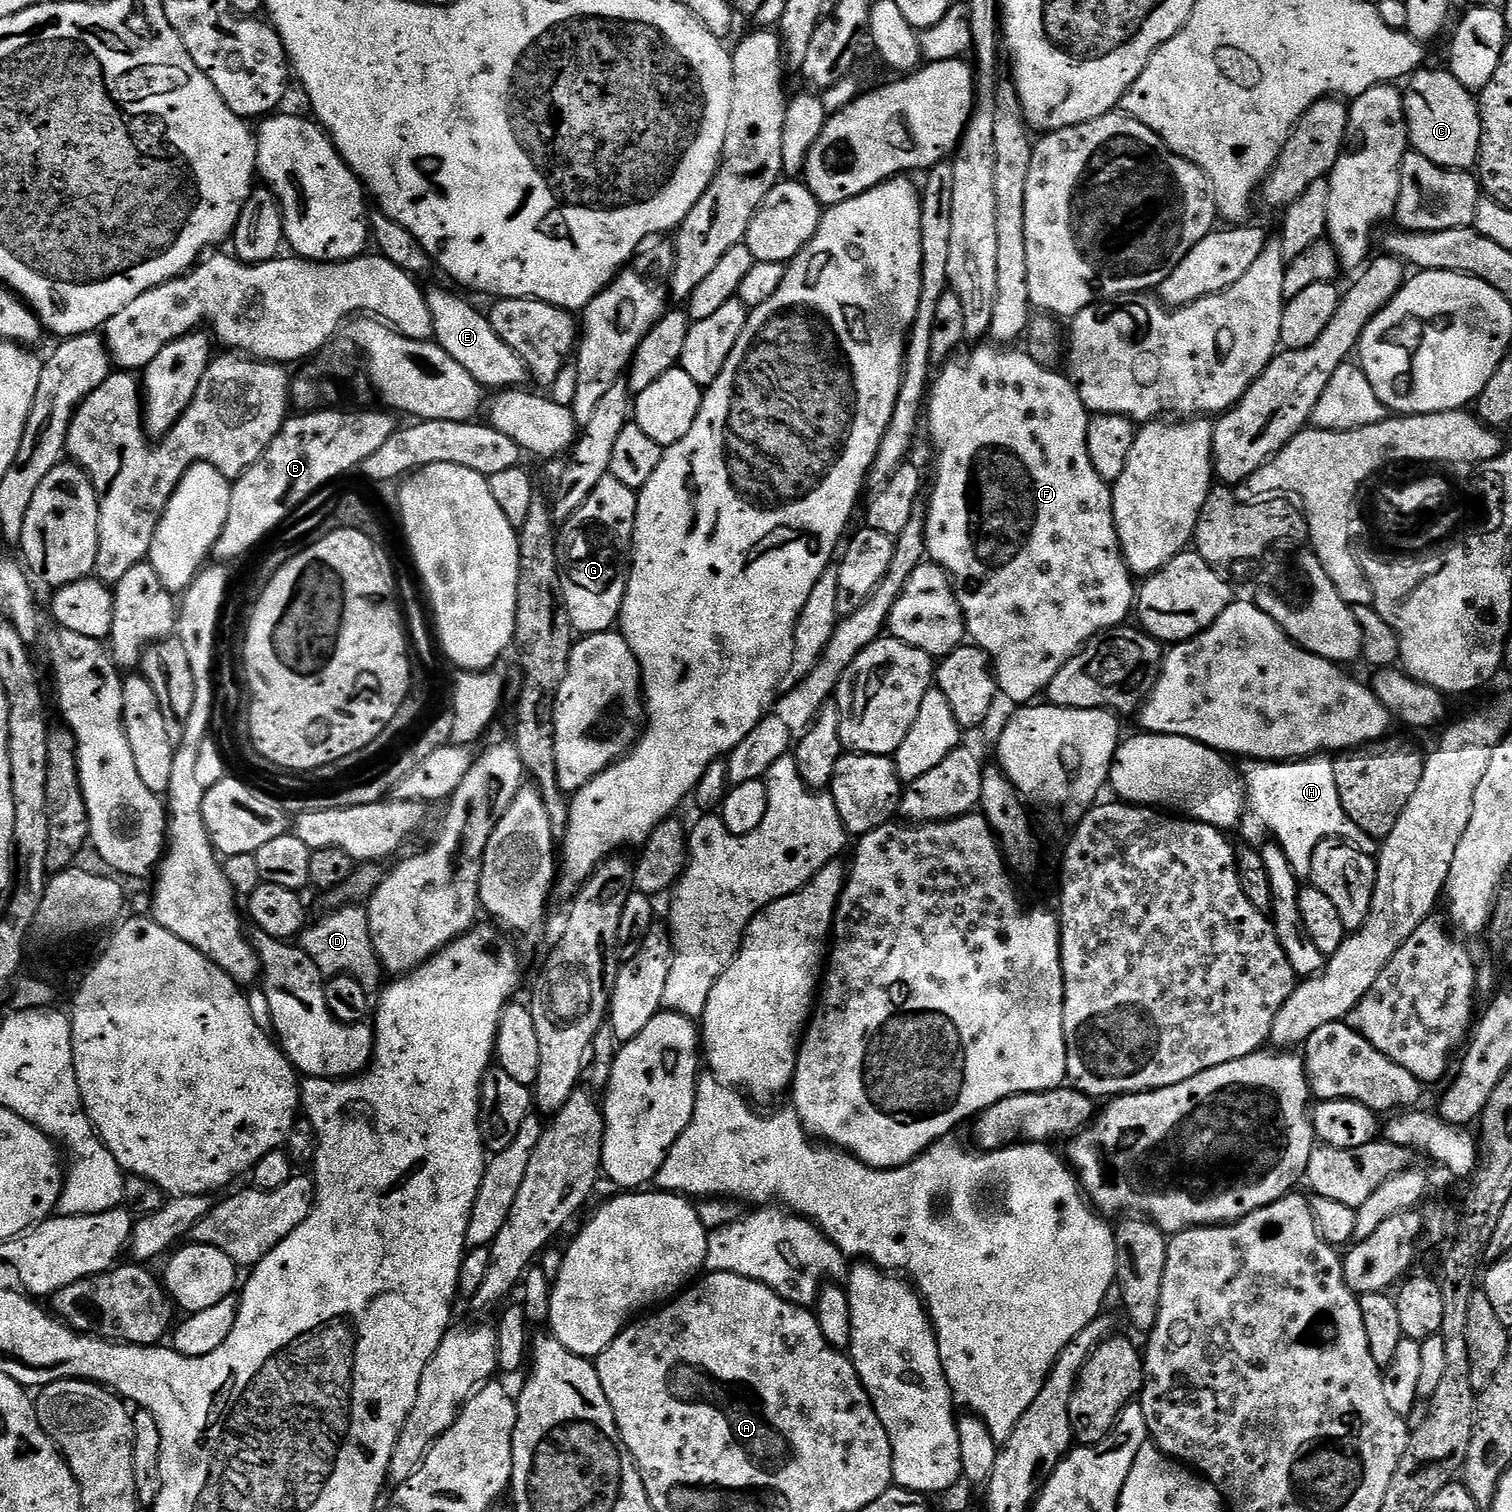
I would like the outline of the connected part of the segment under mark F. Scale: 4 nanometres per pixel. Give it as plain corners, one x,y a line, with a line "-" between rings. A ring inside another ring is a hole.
976,346
972,352
972,357
963,364
962,361
952,358
943,365
944,368
940,373
935,373
934,379
930,384
930,391
926,396
926,424
928,420
928,432
932,435
932,444
936,447
936,481
932,484
932,493
928,496
928,516
923,517
924,521
924,551
927,559
943,568
950,577
950,583
956,593
956,601
958,606
962,610
964,615
964,630
967,639
971,641
975,647
980,648
985,655
988,656
990,661
991,671
996,677
996,686
998,692
1006,694
1007,697
1012,698
1016,705
1027,706
1037,699
1036,696
1047,689
1048,683
1054,678
1054,674
1058,674
1058,670
1062,670
1062,666
1066,666
1066,662
1070,662
1070,658
1075,652
1080,651
1081,648
1087,644
1090,638
1094,638
1099,632
1105,632
1108,628
1119,628
1125,623
1124,620
1134,608
1134,601
1138,595
1137,589
1132,588
1134,583
1134,577
1128,570
1128,565
1124,562
1124,555
1120,553
1120,539
1116,533
1116,523
1114,522
1114,510
1112,509
1112,490
1109,481
1104,480
1090,462
1090,454
1088,453
1088,447
1086,446
1086,434
1088,433
1088,422
1090,419
1090,413
1086,405
1082,402
1082,398
1078,398
1076,388
1072,385
1071,380
1067,375
1061,374
1059,371
1051,368
1043,368
1038,366
1034,359
1030,358
1024,350
1018,350
1018,352
1008,352
1012,350
1001,350
999,347
991,346
992,348
980,348
984,346

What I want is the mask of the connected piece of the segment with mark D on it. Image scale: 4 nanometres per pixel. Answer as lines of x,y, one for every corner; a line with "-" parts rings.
356,906
337,907
317,924
309,923
298,937
298,947
312,959
314,966
318,966
318,970
325,977
352,976
372,994
381,987
382,965
370,938
367,907
352,907

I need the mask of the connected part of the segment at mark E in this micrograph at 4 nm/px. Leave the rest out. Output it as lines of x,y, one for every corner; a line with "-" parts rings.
428,288
426,292
428,306
430,308
430,318
432,319
432,334
435,343
439,344
458,366
463,366
481,386
488,390
508,390
513,386
520,386
526,380
526,369
524,364
494,334
490,326
487,315
476,308
471,308
460,296
455,296
452,292
447,292
444,288

